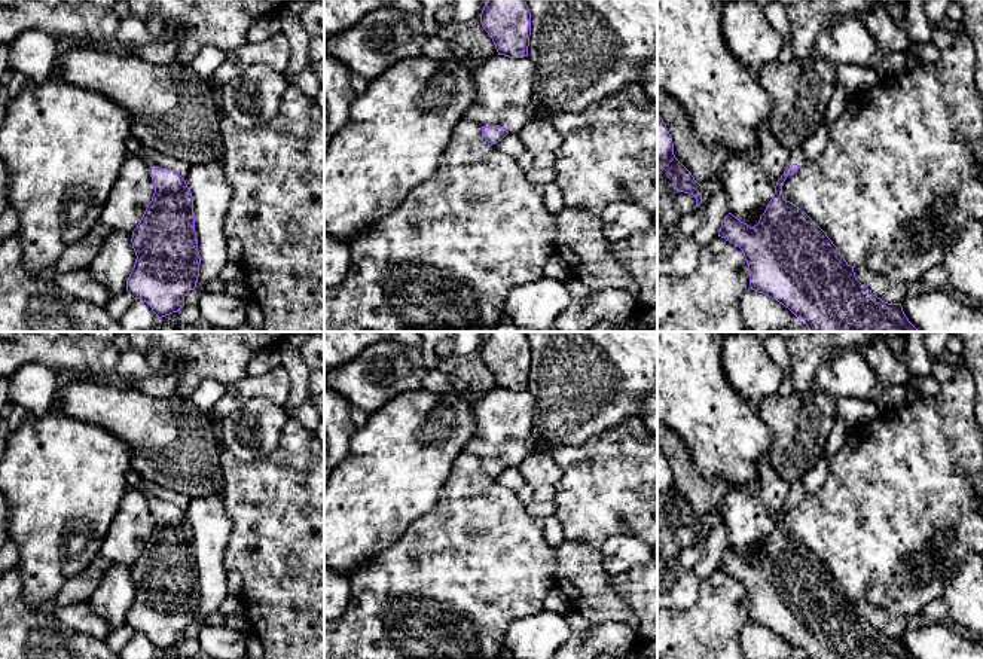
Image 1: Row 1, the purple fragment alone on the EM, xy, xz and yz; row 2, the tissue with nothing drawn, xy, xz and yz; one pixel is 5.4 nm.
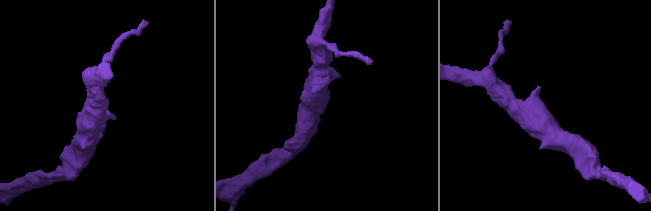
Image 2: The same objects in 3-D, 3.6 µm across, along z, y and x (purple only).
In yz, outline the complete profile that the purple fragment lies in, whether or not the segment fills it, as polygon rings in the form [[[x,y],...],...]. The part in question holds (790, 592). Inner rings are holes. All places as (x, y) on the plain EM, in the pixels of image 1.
[[[802,479],[790,483],[787,503],[758,556],[750,561],[732,546],[721,555],[718,570],[739,580],[748,598],[750,619],[785,641],[806,659],[913,659],[901,637],[888,637],[861,617],[840,583],[800,541],[787,534],[782,519],[806,495]]]

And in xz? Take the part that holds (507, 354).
[[[485,332],[480,356],[498,388],[528,390],[531,345],[525,332]]]

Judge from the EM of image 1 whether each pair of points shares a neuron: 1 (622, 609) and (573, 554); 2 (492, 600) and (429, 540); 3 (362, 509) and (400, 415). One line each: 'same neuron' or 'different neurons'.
1: same neuron
2: same neuron
3: same neuron

